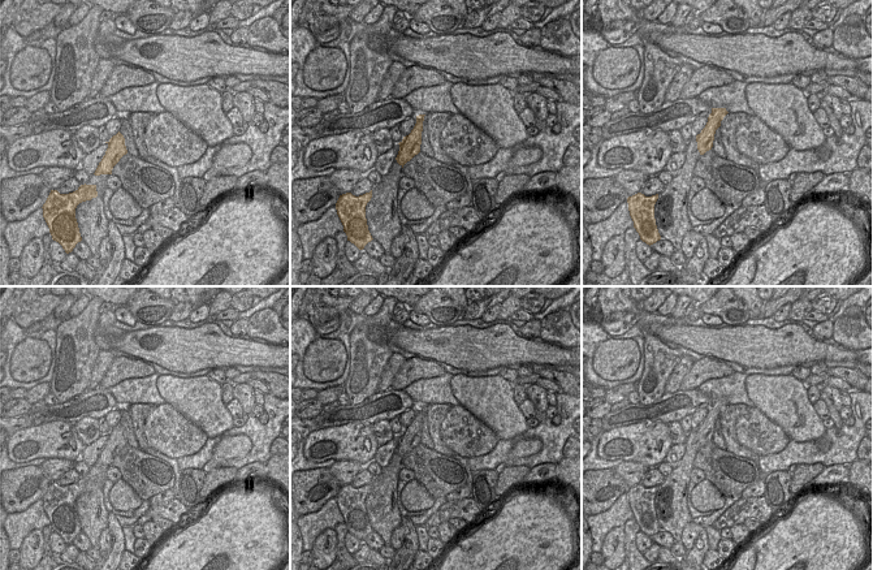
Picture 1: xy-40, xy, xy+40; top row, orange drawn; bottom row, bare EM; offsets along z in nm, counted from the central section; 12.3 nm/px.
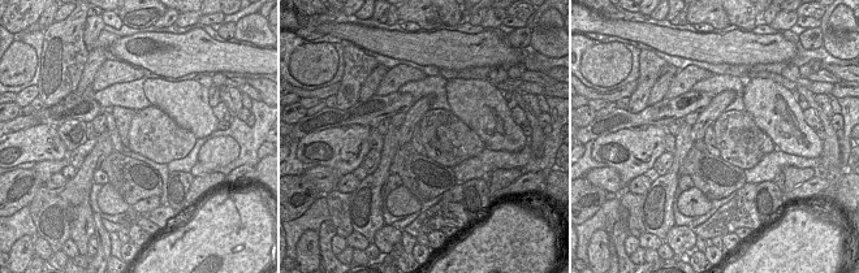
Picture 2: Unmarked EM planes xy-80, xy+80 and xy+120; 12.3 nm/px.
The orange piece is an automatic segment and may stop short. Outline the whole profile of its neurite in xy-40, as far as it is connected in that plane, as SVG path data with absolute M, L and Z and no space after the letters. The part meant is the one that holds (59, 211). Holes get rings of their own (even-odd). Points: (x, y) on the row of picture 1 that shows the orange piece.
M81 185L75 191L60 194L51 190L43 204L43 217L49 228L52 239L59 242L66 254L82 241L75 208L79 203L98 197L96 185Z

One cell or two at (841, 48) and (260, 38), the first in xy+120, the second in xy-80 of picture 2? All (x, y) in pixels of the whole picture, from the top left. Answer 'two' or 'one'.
one

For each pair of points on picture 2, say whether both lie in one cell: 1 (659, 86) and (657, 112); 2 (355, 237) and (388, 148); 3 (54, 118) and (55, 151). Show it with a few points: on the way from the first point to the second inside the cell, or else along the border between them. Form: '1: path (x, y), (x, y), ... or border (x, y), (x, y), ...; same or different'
1: border (663, 98), (647, 105); different
2: border (354, 230), (370, 243); different
3: border (39, 124), (50, 124), (55, 128); different

